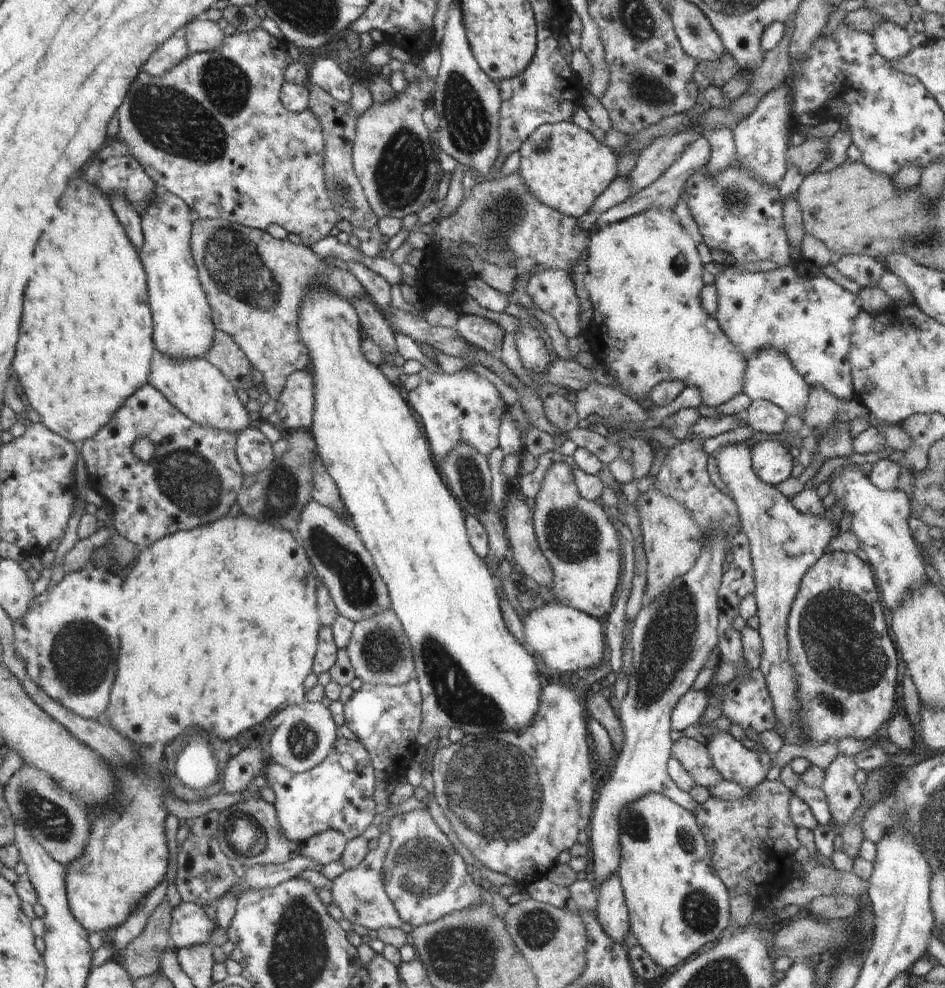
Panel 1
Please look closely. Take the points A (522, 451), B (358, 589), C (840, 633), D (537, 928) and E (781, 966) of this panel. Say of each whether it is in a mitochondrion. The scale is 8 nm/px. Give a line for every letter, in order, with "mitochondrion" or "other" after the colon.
A: other
B: mitochondrion
C: mitochondrion
D: mitochondrion
E: other

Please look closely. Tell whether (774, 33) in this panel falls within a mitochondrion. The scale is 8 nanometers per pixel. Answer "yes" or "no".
no

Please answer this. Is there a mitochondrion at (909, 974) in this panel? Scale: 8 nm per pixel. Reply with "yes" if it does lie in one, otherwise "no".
no

